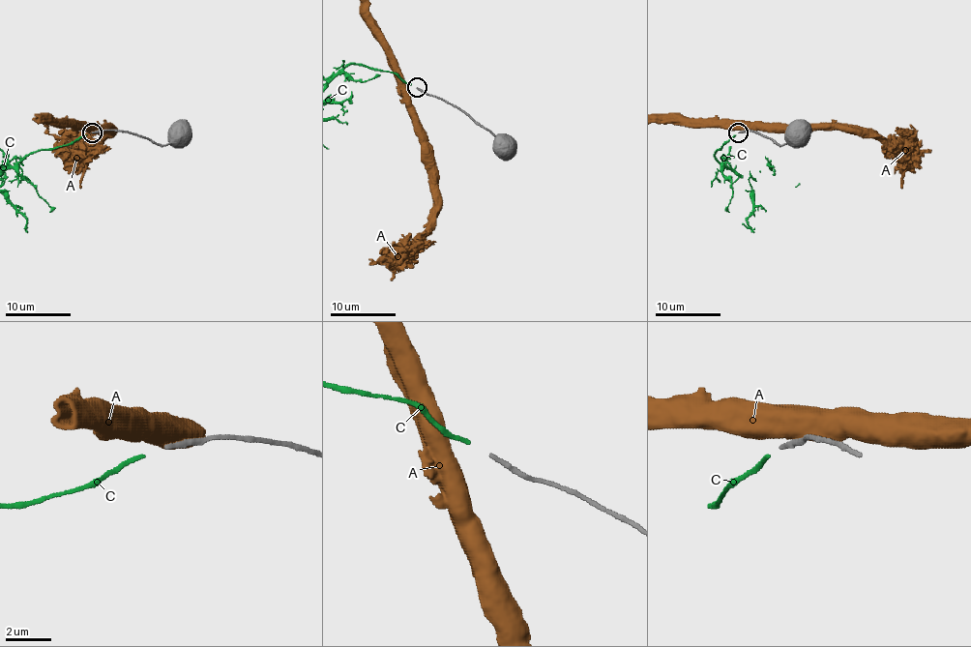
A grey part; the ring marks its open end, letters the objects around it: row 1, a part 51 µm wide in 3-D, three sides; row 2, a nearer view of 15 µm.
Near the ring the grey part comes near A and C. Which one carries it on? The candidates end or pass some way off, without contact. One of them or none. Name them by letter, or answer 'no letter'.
C

